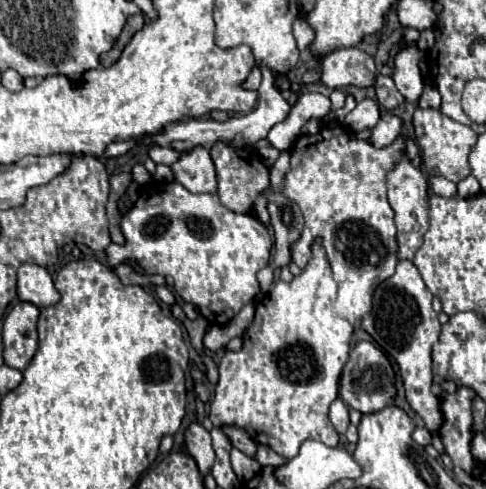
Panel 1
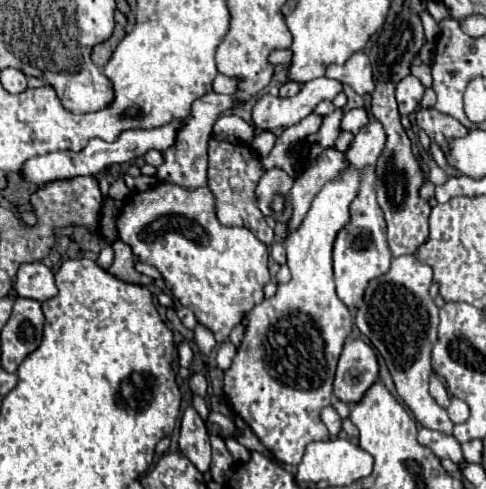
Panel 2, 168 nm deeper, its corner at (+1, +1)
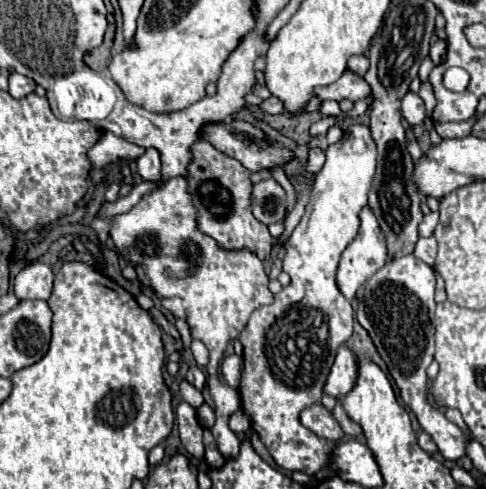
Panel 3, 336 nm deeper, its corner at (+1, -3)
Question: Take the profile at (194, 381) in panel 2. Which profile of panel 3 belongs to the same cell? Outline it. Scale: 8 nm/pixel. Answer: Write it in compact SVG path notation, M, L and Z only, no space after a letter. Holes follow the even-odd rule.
M190 366L190 368L188 368L188 374L186 374L186 380L188 380L196 390L202 390L204 384L206 384L206 374L204 374L198 366Z

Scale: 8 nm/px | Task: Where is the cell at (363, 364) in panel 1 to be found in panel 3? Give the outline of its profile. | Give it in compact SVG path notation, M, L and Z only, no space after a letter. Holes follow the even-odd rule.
M340 346L336 362L330 370L330 376L326 380L324 392L334 398L344 398L358 380L358 360L356 354L348 346Z

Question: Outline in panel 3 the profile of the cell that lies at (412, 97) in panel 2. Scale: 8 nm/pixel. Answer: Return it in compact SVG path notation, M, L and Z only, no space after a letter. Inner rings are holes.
M408 92L408 94L402 98L402 116L404 116L412 126L424 122L424 116L426 116L426 112L424 112L424 102L422 102L422 98L420 98L418 94Z

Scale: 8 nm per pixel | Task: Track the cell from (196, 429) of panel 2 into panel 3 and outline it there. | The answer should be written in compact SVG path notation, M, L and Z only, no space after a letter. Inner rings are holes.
M182 402L176 408L176 420L178 420L178 432L180 432L180 440L186 448L186 452L196 458L196 460L204 460L204 442L202 442L202 426L198 424L196 418L196 410Z

